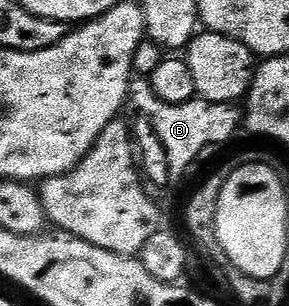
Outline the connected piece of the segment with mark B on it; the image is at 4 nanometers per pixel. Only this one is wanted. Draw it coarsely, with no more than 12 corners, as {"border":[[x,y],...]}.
{"border":[[136,78],[129,111],[165,157],[163,189],[241,127],[236,104],[169,105]]}

